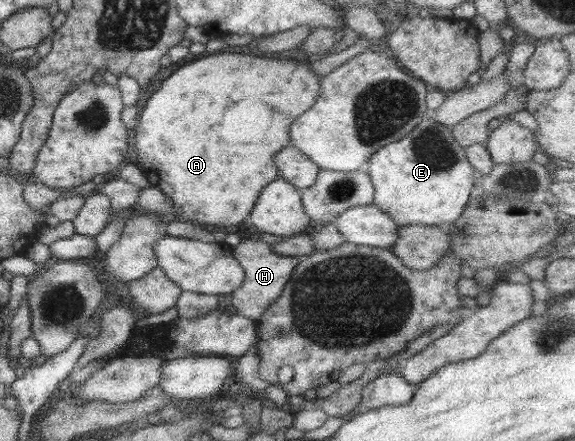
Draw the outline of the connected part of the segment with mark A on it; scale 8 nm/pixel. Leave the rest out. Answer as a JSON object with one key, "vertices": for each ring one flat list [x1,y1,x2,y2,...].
{"vertices":[[223,53,211,54,211,57,203,57,197,59,193,63,185,64,169,77,163,80,161,89,153,93,153,97,145,103,143,109,143,117,139,116,135,126,135,148,136,159,138,161,139,169,145,174,151,187,157,187,165,196,171,199,173,203,173,214,171,218,195,222,197,224,210,224,216,226,236,226,243,222,243,220,251,214,255,202,263,188,271,181,279,178,278,169,276,168,273,155,291,145,289,143,289,127,291,121,295,117,299,117,299,113,305,113,311,109,311,105,315,103,315,97,319,93,320,78,313,70,310,64,305,61,291,59,271,59,271,57,253,57,251,53]]}

